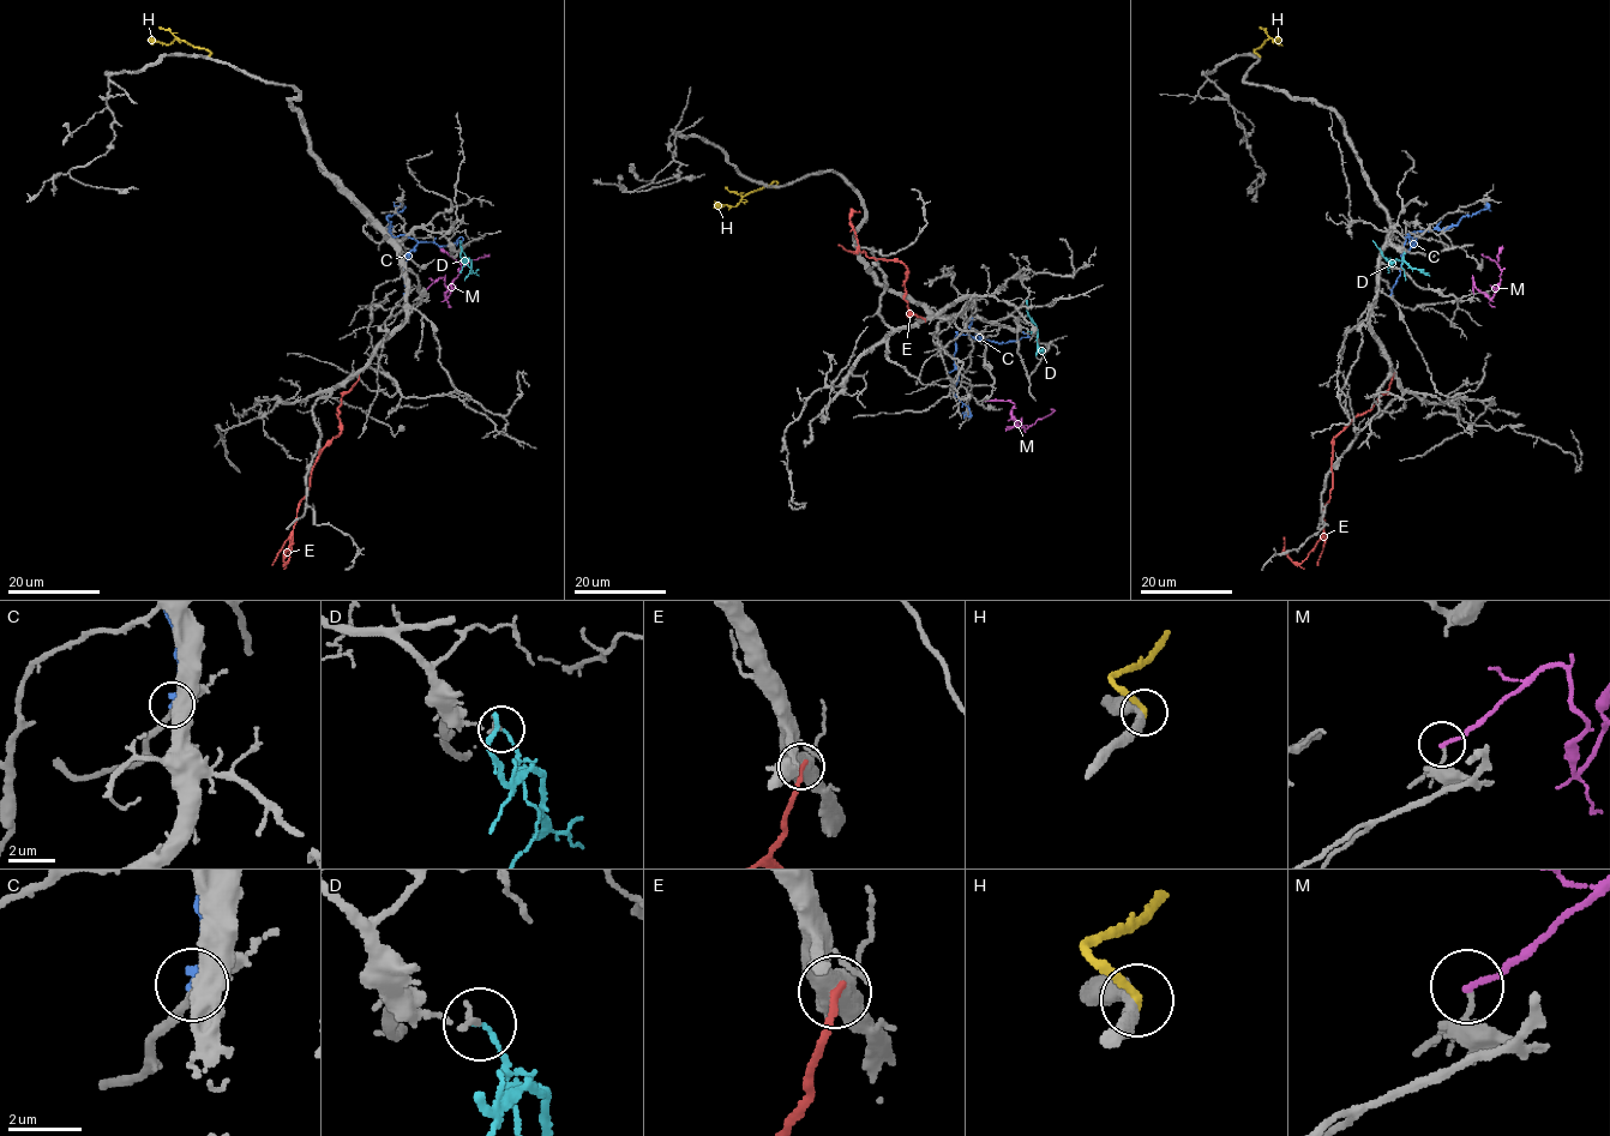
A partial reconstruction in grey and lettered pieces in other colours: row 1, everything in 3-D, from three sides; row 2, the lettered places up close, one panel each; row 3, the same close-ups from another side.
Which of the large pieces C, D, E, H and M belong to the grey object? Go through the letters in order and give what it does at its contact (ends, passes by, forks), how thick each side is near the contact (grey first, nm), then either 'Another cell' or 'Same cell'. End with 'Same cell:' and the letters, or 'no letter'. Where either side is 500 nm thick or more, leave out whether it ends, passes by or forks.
C: It ends there. Thickness 190 nm (grey) against 200 nm. Another cell
D: It ends there. Thickness 160 nm (grey) against 140 nm. Another cell
E: Thickness 550 nm (grey) against 240 nm. Another cell
H: It ends there. Thickness 360 nm (grey) against 260 nm. Another cell
M: It ends there. Thickness 130 nm (grey) against 160 nm. Another cell
Same cell: no letter

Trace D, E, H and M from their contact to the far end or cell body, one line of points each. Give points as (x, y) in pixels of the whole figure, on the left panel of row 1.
D: (462, 251), (470, 260), (460, 256), (460, 240)
E: (359, 374), (342, 397), (341, 432), (322, 449), (310, 490), (296, 509), (284, 563), (293, 538)
H: (209, 56), (209, 50), (180, 40), (168, 44), (149, 38)
M: (419, 293), (443, 277), (448, 288), (446, 299), (461, 269), (472, 259), (486, 256), (484, 253)

